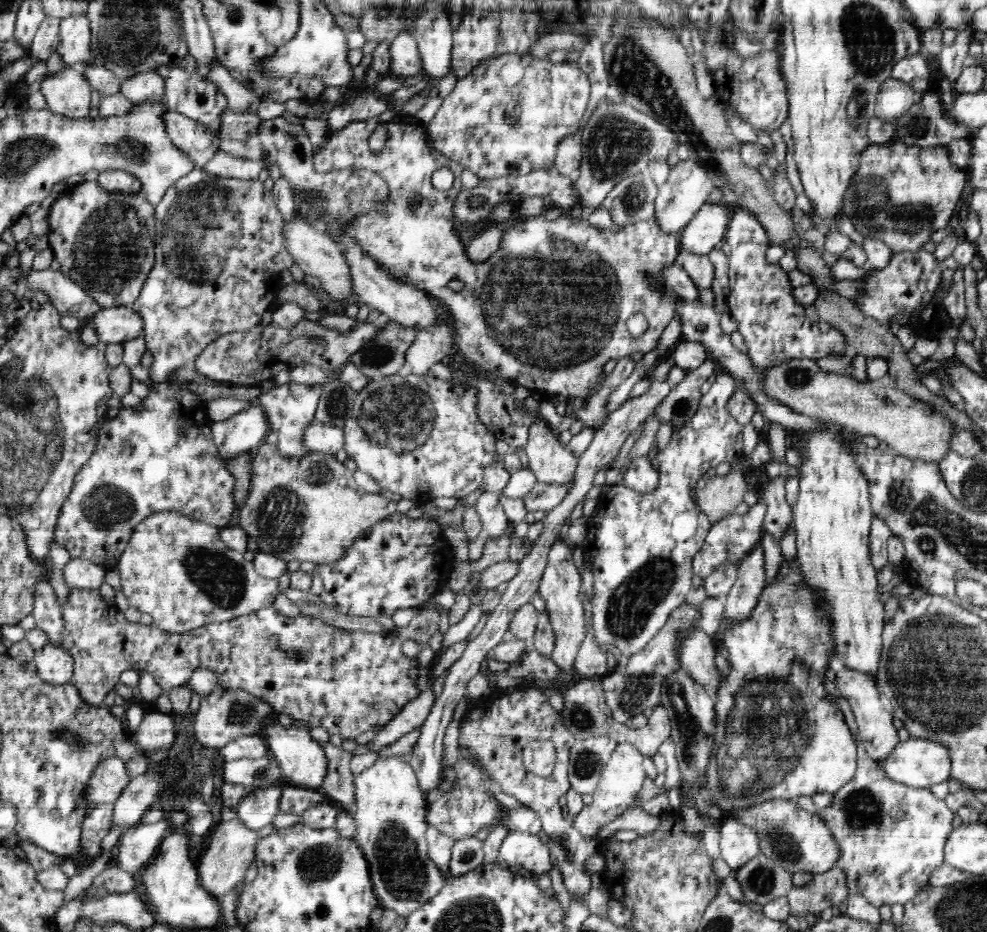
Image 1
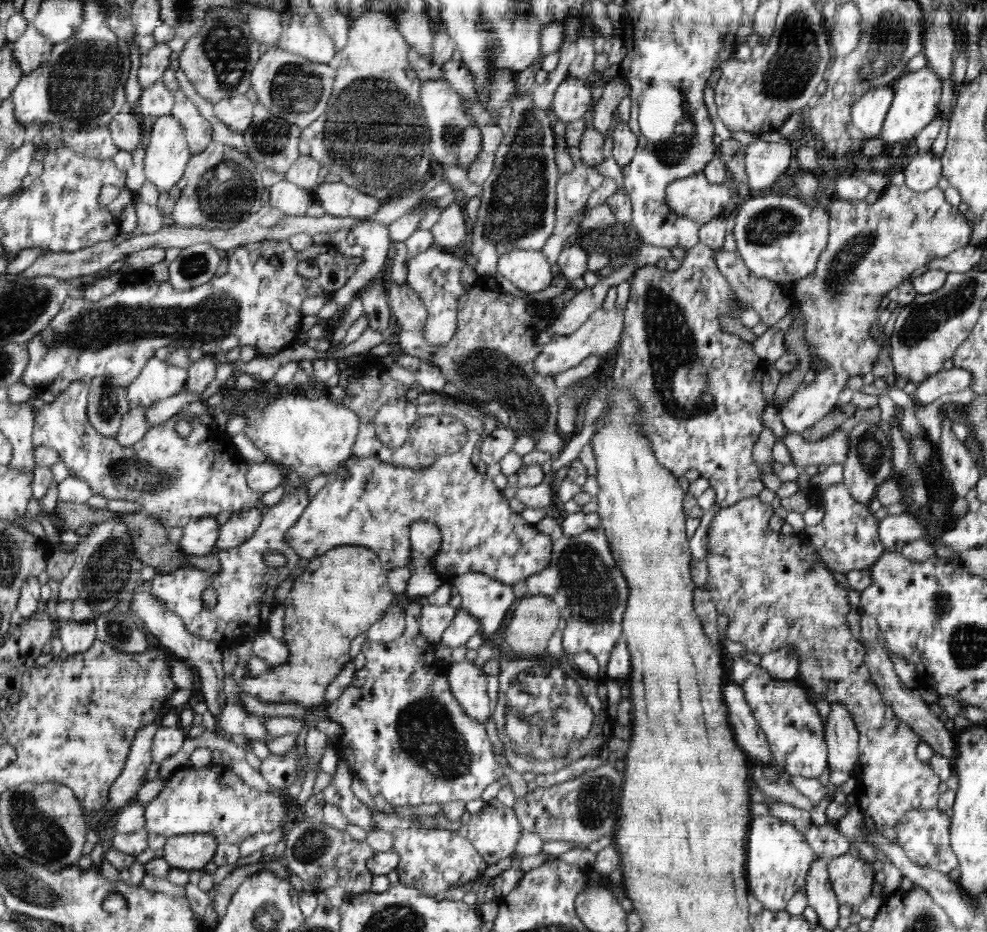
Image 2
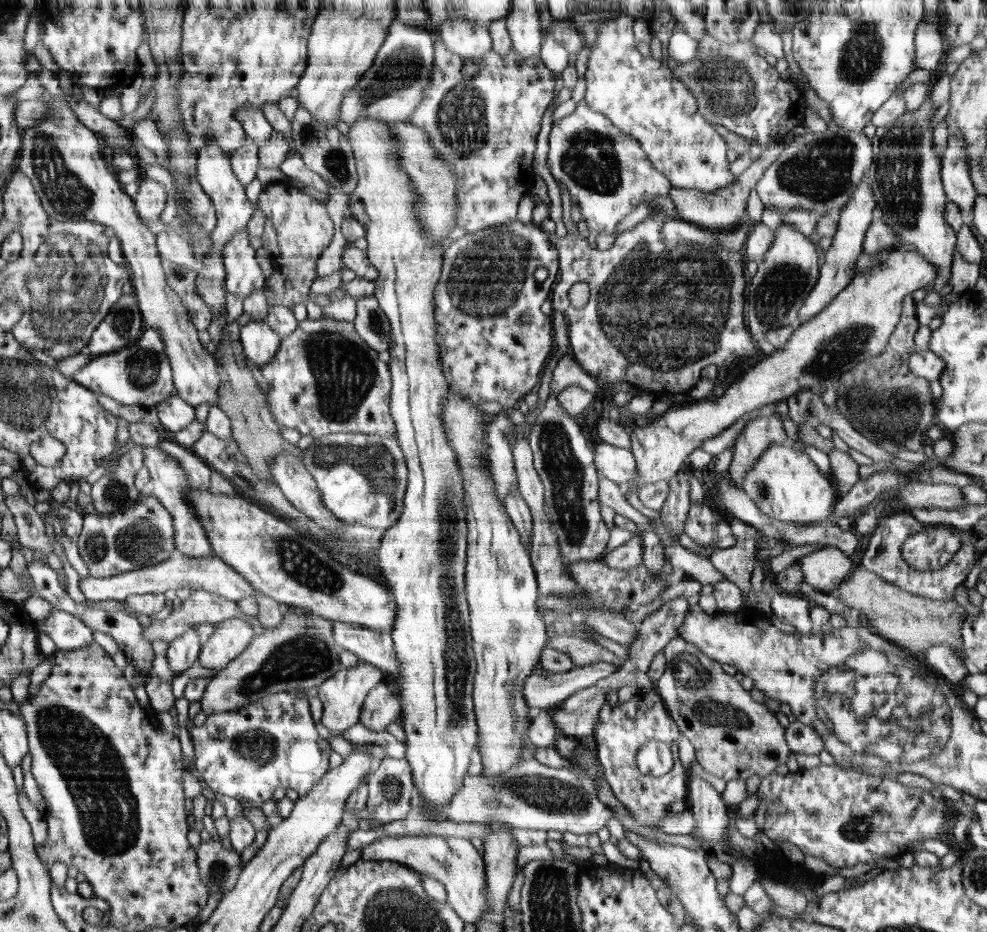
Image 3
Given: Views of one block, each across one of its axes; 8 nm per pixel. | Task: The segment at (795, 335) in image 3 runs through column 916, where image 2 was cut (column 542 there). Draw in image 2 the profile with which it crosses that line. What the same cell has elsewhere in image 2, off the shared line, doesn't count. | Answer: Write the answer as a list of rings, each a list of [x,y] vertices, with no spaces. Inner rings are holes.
[[[540,250],[506,252],[498,259],[496,270],[525,293],[546,290],[554,282],[551,264]]]

